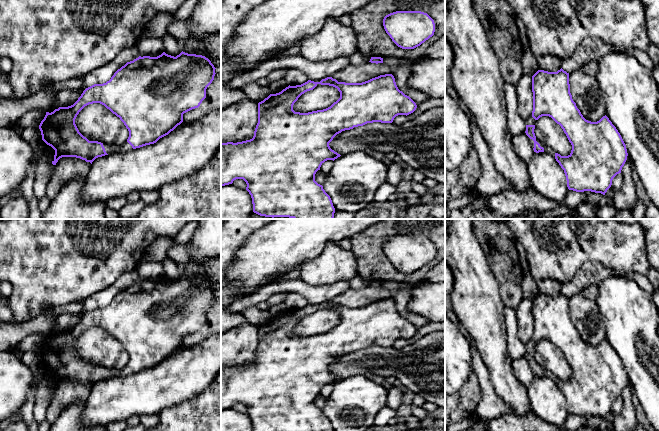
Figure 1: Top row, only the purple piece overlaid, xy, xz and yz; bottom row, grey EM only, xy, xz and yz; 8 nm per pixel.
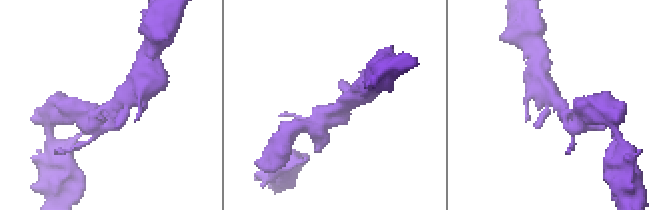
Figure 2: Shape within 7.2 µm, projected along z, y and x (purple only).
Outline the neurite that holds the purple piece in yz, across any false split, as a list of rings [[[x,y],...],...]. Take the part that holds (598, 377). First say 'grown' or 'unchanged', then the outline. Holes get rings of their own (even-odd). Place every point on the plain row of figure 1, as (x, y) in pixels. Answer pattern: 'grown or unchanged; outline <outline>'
grown; outline [[[562,292],[557,296],[538,294],[532,300],[532,316],[533,335],[532,340],[526,344],[525,357],[529,361],[534,376],[544,376],[548,373],[546,369],[536,362],[534,353],[535,346],[540,341],[549,340],[561,350],[572,369],[571,377],[568,380],[561,380],[560,378],[555,377],[556,385],[564,394],[568,413],[576,416],[591,415],[605,419],[607,414],[612,409],[613,402],[617,398],[621,397],[622,391],[624,390],[628,380],[626,369],[616,351],[606,339],[597,346],[588,345],[583,341],[580,334],[577,332],[576,327],[573,325],[572,319],[570,317],[569,297],[564,295]]]

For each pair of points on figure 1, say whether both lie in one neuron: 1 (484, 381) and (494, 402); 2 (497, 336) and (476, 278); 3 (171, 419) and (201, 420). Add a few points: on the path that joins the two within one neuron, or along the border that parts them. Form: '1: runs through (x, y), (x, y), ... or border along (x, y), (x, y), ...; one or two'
1: runs through (486, 386), (489, 397); one
2: runs through (485, 322), (476, 302), (476, 292); one
3: runs through (178, 420), (194, 420); one

